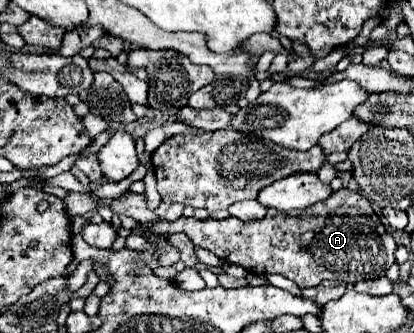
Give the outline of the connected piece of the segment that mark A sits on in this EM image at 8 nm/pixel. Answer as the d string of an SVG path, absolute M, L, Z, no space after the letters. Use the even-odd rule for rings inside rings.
M341 188L331 198L295 212L267 210L265 218L239 222L229 216L225 220L197 220L181 216L175 222L141 224L151 234L183 232L195 246L207 248L217 258L229 264L239 264L251 274L281 274L293 280L299 288L319 286L323 280L355 284L359 280L375 280L395 264L395 240L385 230L375 212L367 212L369 200L349 188Z

